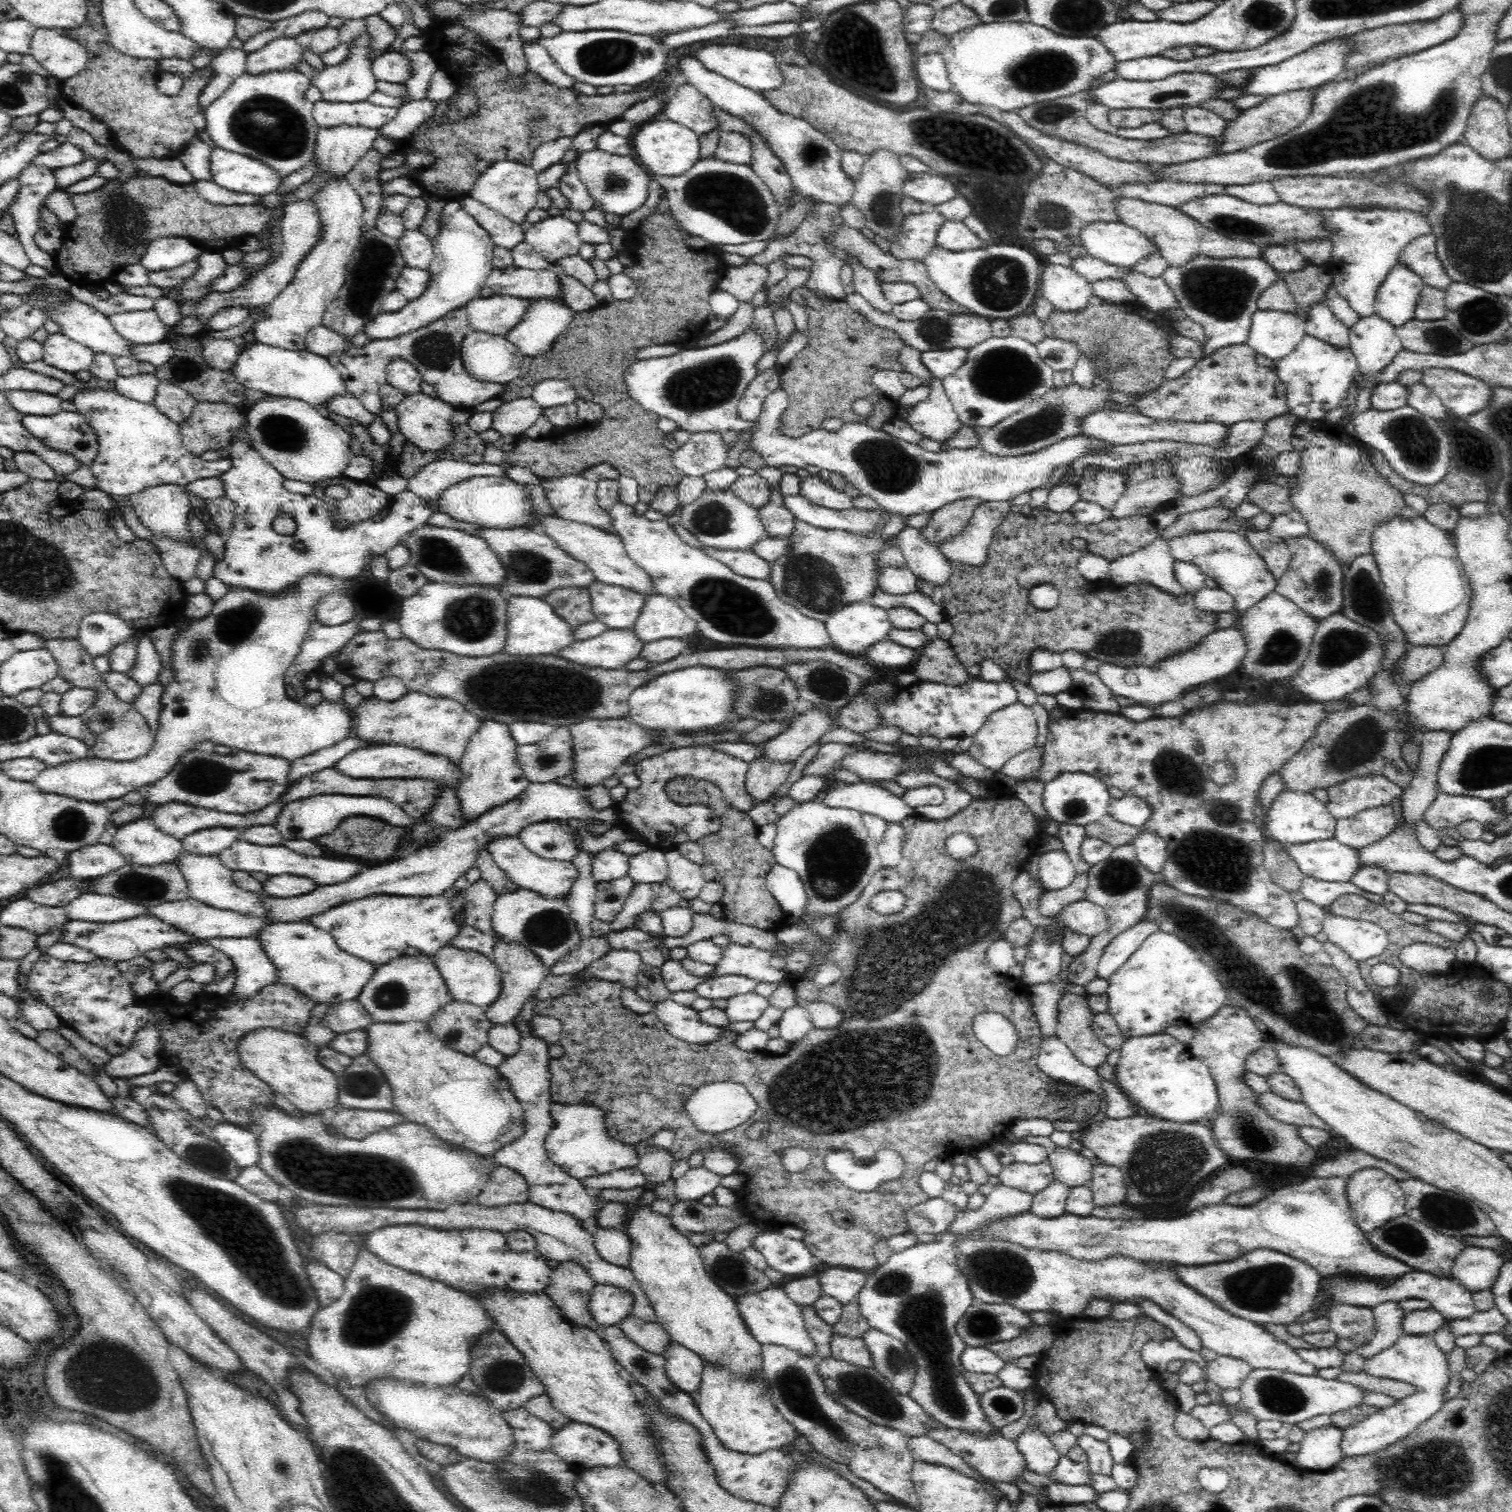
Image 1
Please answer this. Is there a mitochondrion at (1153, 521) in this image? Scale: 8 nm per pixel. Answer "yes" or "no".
no

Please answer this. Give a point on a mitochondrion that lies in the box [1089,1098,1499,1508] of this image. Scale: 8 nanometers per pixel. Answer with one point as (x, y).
(1432, 1469)

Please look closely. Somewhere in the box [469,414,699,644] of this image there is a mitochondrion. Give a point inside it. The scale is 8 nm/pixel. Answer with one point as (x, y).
(526, 566)

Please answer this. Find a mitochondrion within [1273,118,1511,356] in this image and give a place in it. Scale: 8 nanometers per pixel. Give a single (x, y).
(1478, 316)

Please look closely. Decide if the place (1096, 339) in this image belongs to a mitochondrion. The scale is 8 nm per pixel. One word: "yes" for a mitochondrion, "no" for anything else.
no

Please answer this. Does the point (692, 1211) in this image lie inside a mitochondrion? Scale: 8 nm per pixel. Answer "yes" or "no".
yes

